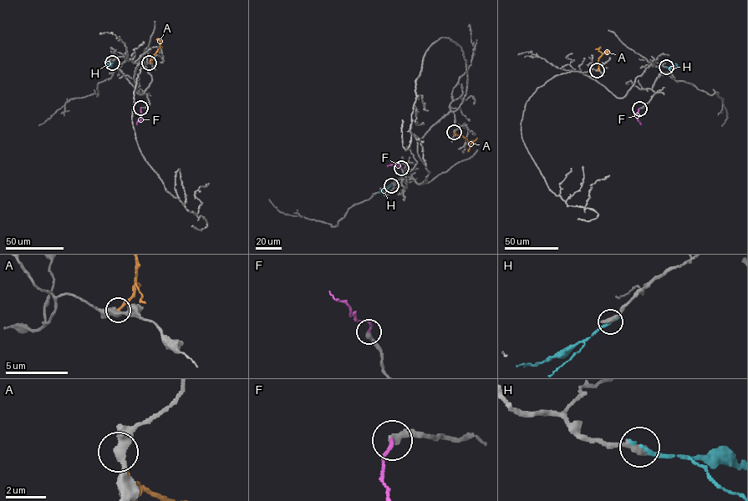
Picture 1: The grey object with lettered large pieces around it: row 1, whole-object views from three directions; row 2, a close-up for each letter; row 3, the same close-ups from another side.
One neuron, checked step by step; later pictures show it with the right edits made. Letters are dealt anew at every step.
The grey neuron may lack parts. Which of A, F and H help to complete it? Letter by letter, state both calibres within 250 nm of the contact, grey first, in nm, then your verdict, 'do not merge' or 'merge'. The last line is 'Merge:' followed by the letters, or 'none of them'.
A: 440 nm thick on the grey side, 200 nm on the other; do not merge
F: 380 nm thick on the grey side, 190 nm on the other; merge
H: 440 nm thick on the grey side, 240 nm on the other; do not merge
Merge: F

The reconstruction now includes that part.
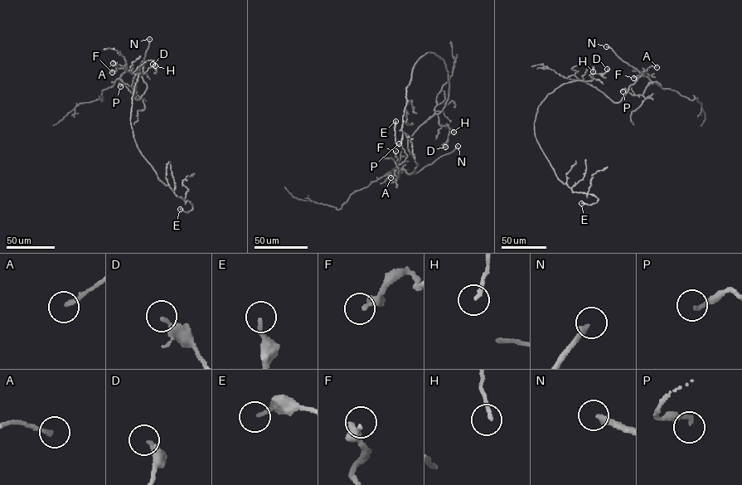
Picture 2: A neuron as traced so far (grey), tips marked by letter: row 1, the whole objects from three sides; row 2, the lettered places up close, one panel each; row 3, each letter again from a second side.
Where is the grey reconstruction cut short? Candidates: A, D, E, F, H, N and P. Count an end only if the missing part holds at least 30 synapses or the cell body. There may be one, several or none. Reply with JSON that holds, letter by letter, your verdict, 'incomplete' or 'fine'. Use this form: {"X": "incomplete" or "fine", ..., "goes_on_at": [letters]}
{"A": "fine", "D": "fine", "E": "incomplete", "F": "fine", "H": "fine", "N": "fine", "P": "fine", "goes_on_at": ["E"]}

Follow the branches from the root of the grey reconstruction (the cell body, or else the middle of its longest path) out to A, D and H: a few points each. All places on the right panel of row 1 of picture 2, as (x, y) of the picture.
A: (577, 80), (589, 84), (613, 102), (618, 103), (629, 86), (643, 75), (643, 72), (652, 65), (657, 67)
D: (577, 80), (592, 80), (591, 74), (602, 75), (607, 69)
H: (577, 80), (592, 80), (593, 71)

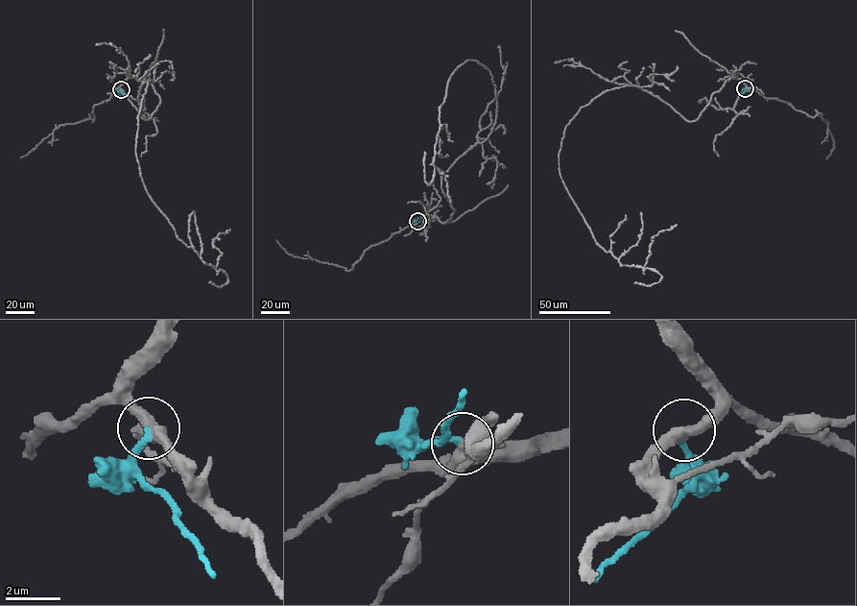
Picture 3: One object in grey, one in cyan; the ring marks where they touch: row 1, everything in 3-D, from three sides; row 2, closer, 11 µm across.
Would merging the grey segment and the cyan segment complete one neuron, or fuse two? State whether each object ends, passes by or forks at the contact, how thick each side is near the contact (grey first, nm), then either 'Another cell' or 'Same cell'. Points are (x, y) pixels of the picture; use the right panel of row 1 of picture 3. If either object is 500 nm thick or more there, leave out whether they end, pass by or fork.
At the ring grey passes by. At the ring cyan ends. Thickness 420 nm (grey) against 200 nm. Another cell

